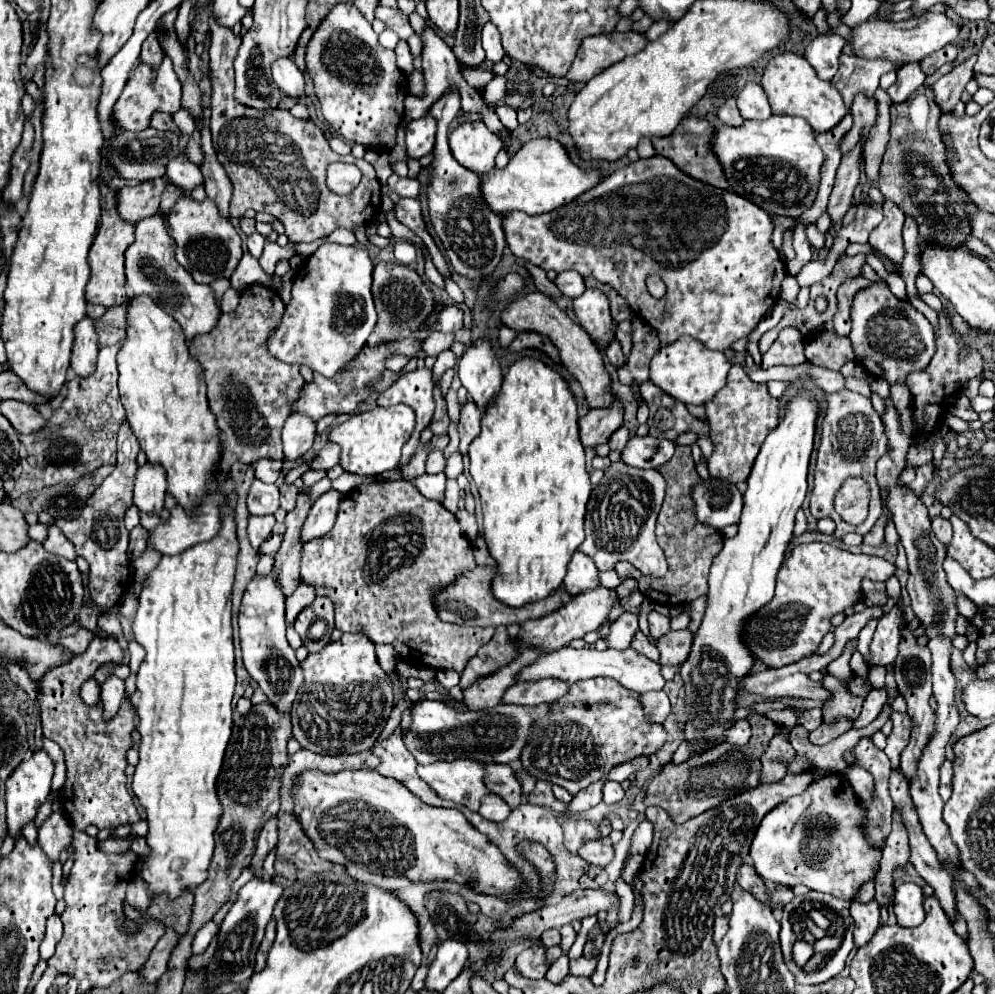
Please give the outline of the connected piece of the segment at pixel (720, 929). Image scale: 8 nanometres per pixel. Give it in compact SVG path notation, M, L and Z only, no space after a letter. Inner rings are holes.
M725 916L715 918L715 924L713 924L713 942L715 942L715 944L721 942L721 938L723 938L725 932L727 932L727 928L729 928L729 924L727 924L727 918L725 918Z

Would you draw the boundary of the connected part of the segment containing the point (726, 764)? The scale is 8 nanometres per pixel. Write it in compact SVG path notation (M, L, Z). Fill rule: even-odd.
M751 712L747 716L747 720L753 722L753 736L749 740L749 744L745 746L735 746L733 750L727 752L727 758L717 758L715 762L709 764L697 764L693 766L693 758L683 762L683 764L665 764L663 770L655 776L655 780L649 784L647 788L647 806L661 806L669 812L669 816L673 818L675 824L687 822L693 816L699 816L701 812L719 806L721 802L725 802L727 798L741 794L743 790L755 788L759 786L759 772L761 772L761 756L769 744L769 740L773 738L773 720L767 718L765 714L759 712Z

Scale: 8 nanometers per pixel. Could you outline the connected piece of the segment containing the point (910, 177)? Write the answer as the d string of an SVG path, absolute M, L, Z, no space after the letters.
M921 86L907 106L891 106L891 140L883 156L883 164L891 170L881 170L879 190L887 200L893 200L905 214L919 222L919 244L937 242L943 246L965 244L971 228L963 210L965 194L953 184L949 166L945 164L945 144L939 132L941 110L935 106L931 86Z

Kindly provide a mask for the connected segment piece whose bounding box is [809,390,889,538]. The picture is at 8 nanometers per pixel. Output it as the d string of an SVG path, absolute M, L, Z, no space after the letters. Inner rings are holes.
M841 390L837 394L827 394L827 402L829 402L829 406L827 406L827 416L823 420L821 446L819 446L819 454L817 454L817 466L815 466L815 486L813 486L813 492L811 492L809 510L817 520L819 518L835 520L835 524L837 524L835 538L841 538L849 532L857 532L857 534L865 536L883 512L881 492L879 492L879 486L877 486L877 480L875 480L875 464L887 452L889 440L887 440L881 416L875 412L869 398L865 398L861 394L855 394L851 390ZM847 478L863 478L869 484L869 490L871 490L869 516L859 526L853 526L853 524L845 522L833 508L833 500L835 500L839 488L843 486L843 482Z

